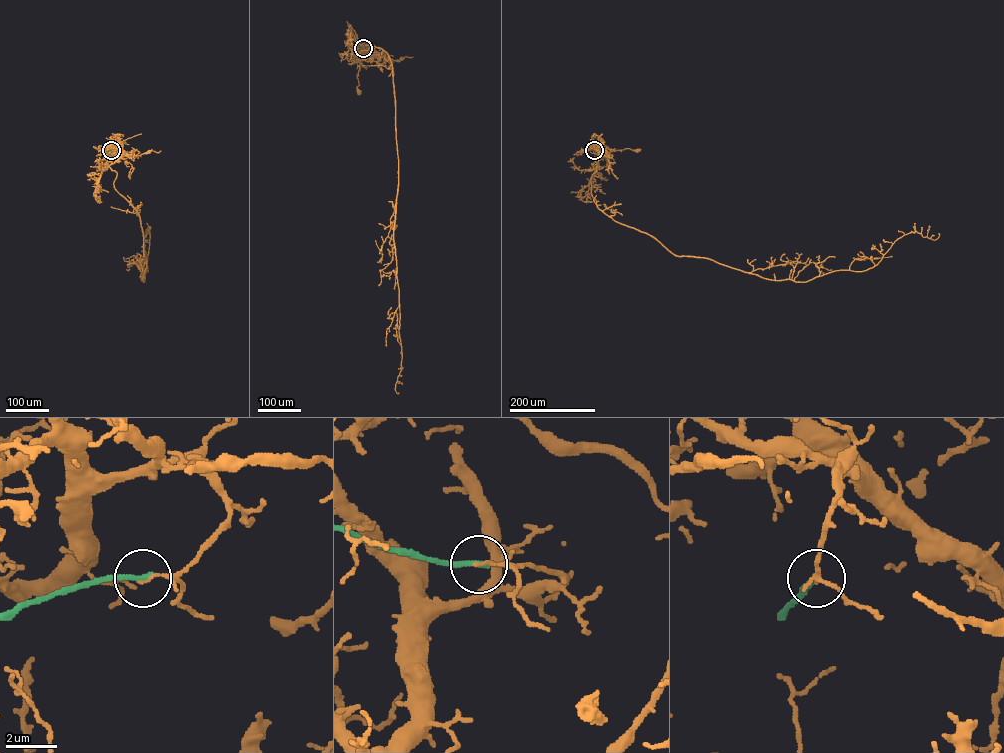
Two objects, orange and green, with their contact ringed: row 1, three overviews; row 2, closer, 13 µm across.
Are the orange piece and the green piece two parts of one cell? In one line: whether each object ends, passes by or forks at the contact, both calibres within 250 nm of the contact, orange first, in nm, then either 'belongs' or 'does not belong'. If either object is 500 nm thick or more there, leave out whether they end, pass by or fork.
orange ends there; green ends there; 130 nm thick on the orange side, 240 nm on the other; does not belong

